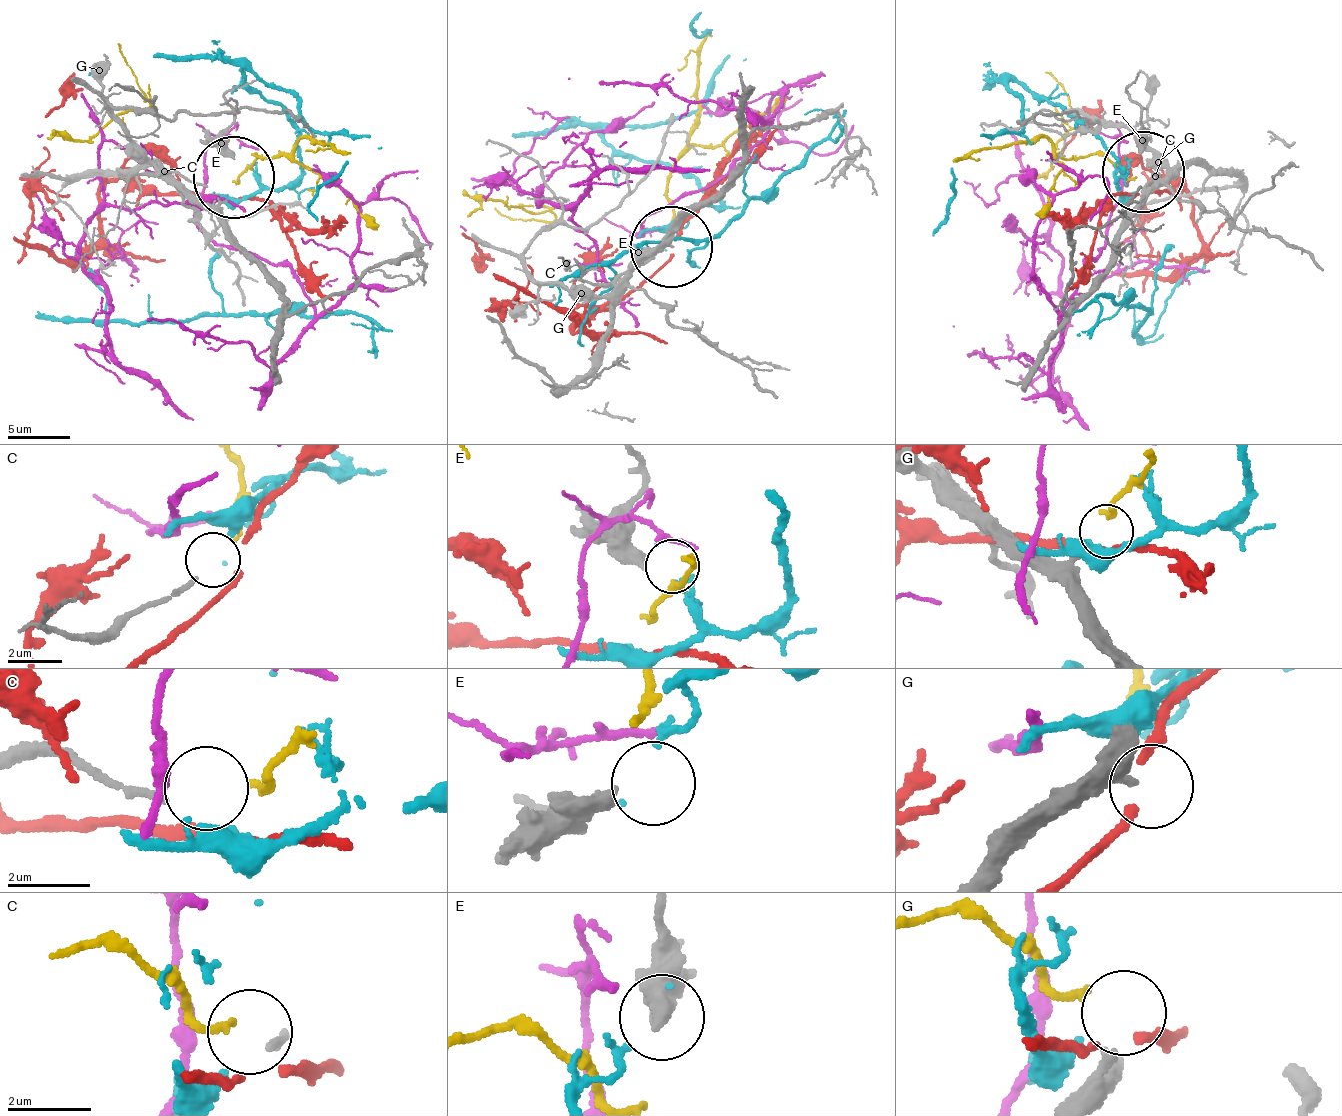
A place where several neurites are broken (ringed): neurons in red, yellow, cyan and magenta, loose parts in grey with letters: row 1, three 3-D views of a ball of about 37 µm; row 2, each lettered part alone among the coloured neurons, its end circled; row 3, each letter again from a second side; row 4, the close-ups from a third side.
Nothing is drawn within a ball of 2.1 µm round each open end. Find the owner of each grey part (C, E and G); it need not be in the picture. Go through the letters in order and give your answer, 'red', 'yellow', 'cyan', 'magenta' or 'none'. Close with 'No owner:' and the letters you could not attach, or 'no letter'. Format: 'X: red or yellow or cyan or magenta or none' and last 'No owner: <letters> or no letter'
C: yellow
E: none
G: none
No owner: E, G

